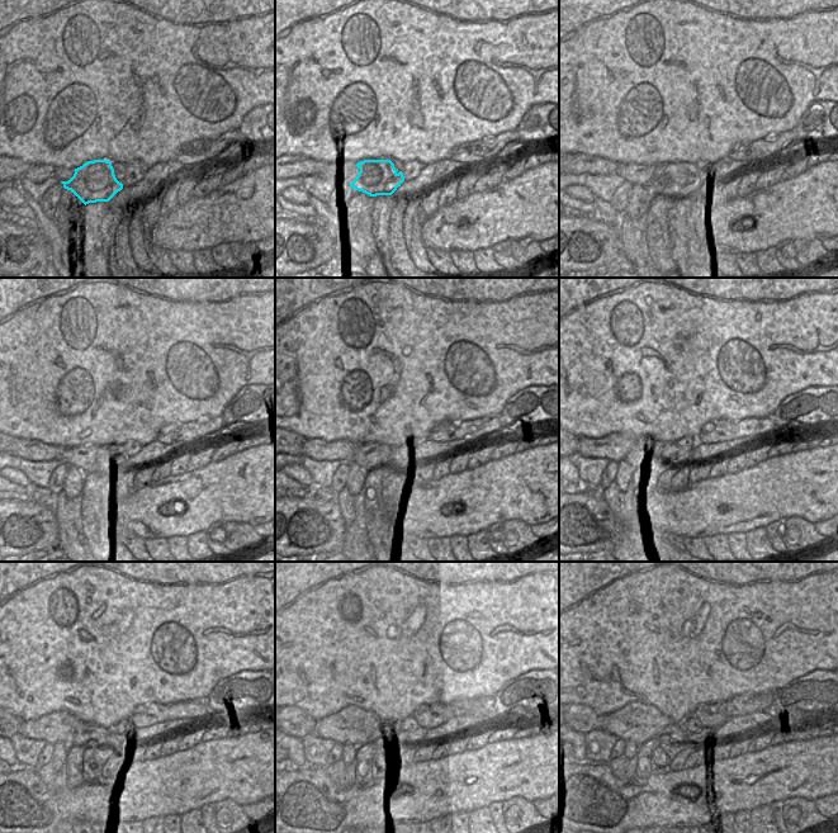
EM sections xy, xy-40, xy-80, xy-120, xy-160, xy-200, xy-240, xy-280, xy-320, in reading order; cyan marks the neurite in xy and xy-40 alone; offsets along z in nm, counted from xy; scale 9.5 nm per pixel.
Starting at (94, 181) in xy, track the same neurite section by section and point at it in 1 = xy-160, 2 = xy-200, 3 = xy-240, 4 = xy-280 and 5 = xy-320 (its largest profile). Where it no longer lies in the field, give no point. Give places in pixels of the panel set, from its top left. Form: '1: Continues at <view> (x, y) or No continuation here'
1: Continues at xy-160 (380, 457)
2: Continues at xy-200 (663, 457)
3: Continues at xy-240 (121, 741)
4: Continues at xy-280 (405, 739)
5: Continues at xy-320 (700, 737)

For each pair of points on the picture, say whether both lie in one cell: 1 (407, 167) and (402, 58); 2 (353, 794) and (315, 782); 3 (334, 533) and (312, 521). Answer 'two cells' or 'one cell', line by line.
1: two cells
2: one cell
3: one cell

